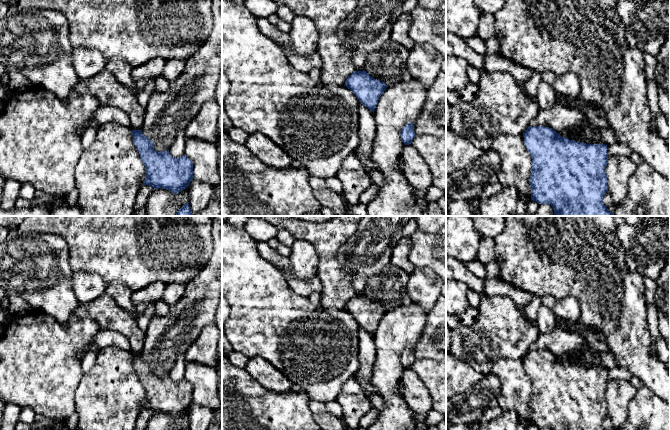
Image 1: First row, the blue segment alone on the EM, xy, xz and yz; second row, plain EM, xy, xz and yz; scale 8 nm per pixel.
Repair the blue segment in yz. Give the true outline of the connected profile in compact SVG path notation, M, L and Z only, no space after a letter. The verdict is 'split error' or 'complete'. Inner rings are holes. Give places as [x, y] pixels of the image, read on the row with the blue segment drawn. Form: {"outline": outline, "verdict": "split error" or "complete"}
{"outline": "M529 126L523 133L524 143L531 155L532 168L529 184L531 200L538 204L549 204L554 209L553 216L615 216L603 204L603 196L608 191L606 166L607 145L586 144L560 136L555 130L544 126Z", "verdict": "complete"}

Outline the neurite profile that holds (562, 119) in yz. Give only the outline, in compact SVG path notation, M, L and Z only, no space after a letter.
M559 103L550 108L540 108L529 126L549 127L557 133L572 135L583 140L592 140L595 136L586 115Z

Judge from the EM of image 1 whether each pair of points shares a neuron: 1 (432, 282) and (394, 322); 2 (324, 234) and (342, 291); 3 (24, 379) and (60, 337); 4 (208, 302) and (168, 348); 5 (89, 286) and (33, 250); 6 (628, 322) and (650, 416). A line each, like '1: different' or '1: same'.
1: different
2: same
3: same
4: same
5: different
6: different

